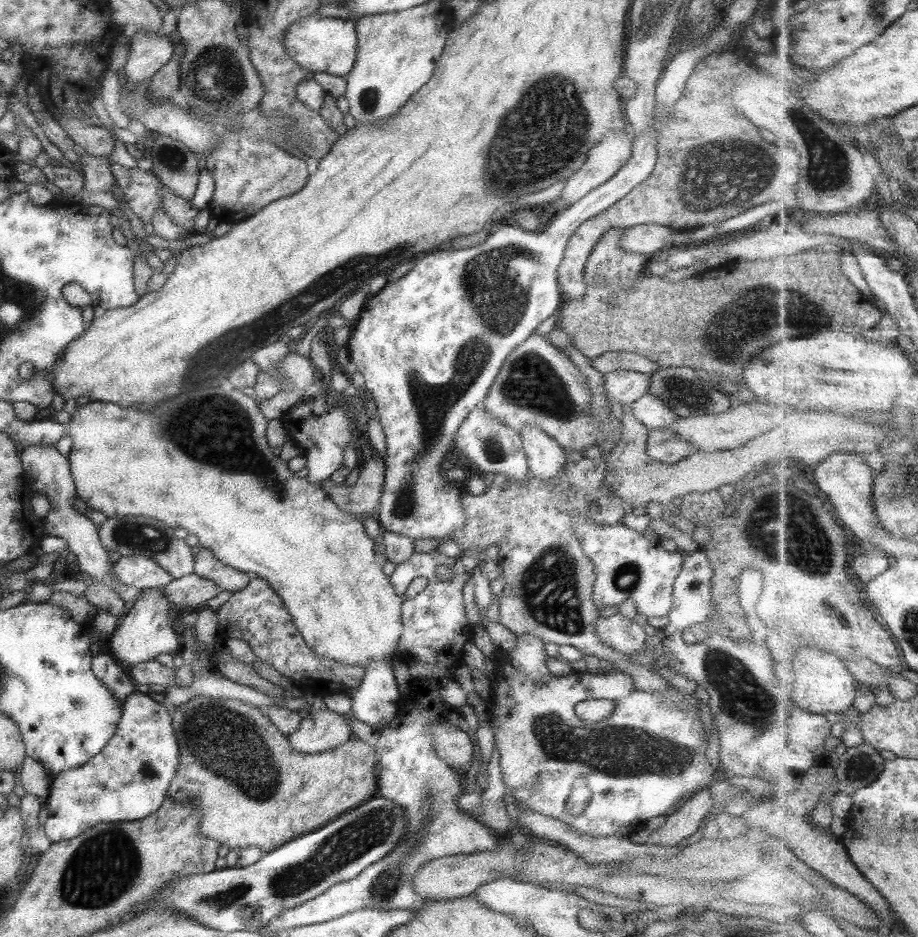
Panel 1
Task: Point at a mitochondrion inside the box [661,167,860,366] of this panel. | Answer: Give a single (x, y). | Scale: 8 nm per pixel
(782, 310)

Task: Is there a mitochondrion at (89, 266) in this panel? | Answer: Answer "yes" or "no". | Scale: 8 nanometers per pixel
no

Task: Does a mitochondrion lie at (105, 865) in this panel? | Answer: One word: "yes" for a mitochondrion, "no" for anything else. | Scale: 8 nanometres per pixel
yes

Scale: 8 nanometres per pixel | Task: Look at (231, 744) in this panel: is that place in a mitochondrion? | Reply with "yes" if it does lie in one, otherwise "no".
yes

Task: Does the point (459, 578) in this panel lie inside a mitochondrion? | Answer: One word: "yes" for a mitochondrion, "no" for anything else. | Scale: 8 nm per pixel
no

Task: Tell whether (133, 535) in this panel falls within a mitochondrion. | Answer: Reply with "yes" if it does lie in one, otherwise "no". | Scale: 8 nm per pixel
yes

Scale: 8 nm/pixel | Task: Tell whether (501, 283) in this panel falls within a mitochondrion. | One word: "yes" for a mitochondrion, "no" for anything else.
yes

